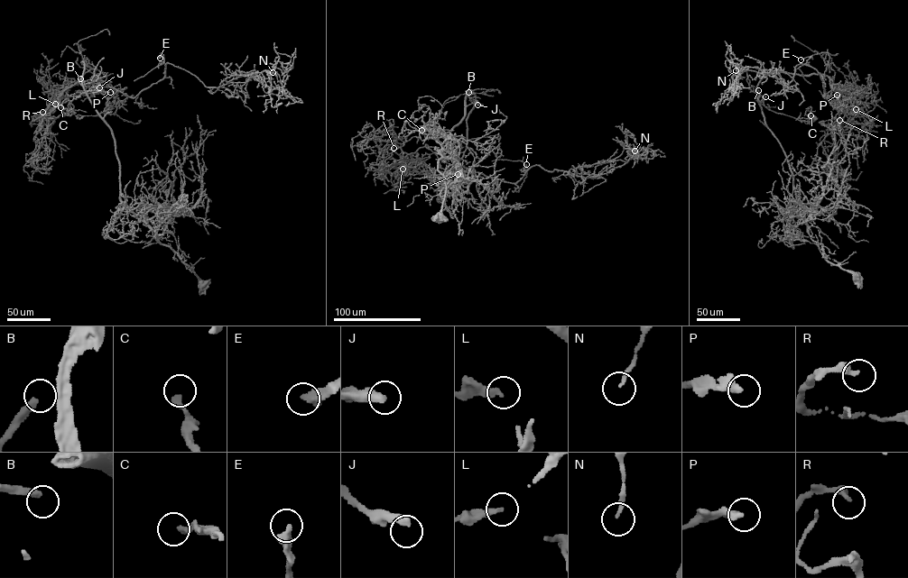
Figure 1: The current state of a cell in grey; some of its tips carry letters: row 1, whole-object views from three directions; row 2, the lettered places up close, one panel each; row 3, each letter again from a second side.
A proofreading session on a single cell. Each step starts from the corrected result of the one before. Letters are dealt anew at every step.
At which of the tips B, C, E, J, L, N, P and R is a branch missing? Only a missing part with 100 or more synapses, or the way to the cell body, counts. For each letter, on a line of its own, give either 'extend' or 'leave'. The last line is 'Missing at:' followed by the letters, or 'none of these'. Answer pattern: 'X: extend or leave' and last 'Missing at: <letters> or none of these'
B: extend
C: leave
E: leave
J: extend
L: leave
N: leave
P: leave
R: leave
Missing at: B, J

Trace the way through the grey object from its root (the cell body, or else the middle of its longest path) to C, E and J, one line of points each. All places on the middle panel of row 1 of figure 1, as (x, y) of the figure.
C: (438, 216), (446, 184), (438, 167), (441, 146), (432, 138), (461, 121), (466, 94), (448, 99), (421, 130)
E: (438, 216), (446, 184), (432, 138), (461, 121), (468, 90), (476, 97), (461, 169), (514, 183), (526, 164)
J: (438, 216), (446, 184), (438, 167), (441, 146), (432, 138), (461, 121), (466, 95), (477, 105)

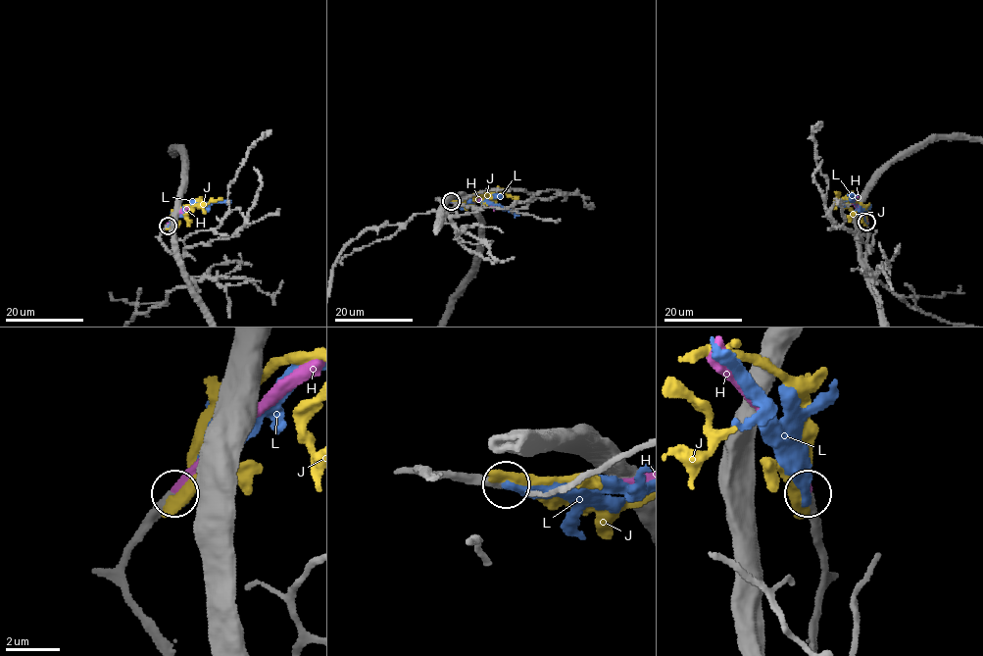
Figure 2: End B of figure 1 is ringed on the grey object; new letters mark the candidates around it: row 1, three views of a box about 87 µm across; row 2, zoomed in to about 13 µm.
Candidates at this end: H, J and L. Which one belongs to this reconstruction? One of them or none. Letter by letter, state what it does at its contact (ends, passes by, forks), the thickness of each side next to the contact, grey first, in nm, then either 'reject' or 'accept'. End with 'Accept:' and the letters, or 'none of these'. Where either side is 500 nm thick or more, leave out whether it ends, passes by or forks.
H: it ends; calibres 340 and 280 nm; accept
J: it ends; calibres 400 and 480 nm; reject
L: it ends; calibres 360 and 380 nm; reject
Accept: H

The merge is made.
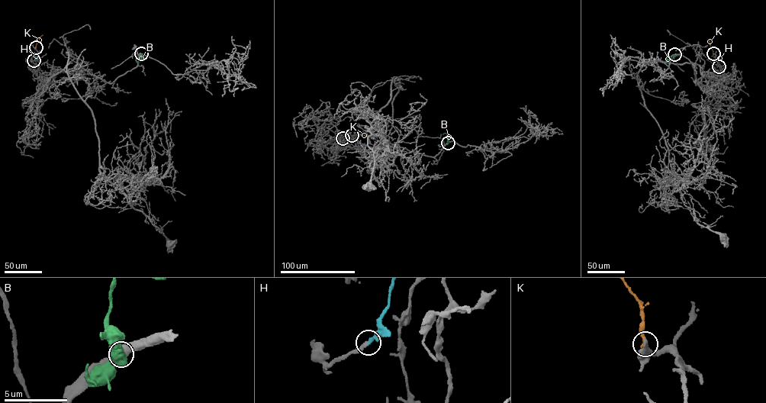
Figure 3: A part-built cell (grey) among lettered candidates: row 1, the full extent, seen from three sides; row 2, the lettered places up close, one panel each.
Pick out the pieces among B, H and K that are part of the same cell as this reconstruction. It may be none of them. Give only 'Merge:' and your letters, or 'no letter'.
Merge: no letter

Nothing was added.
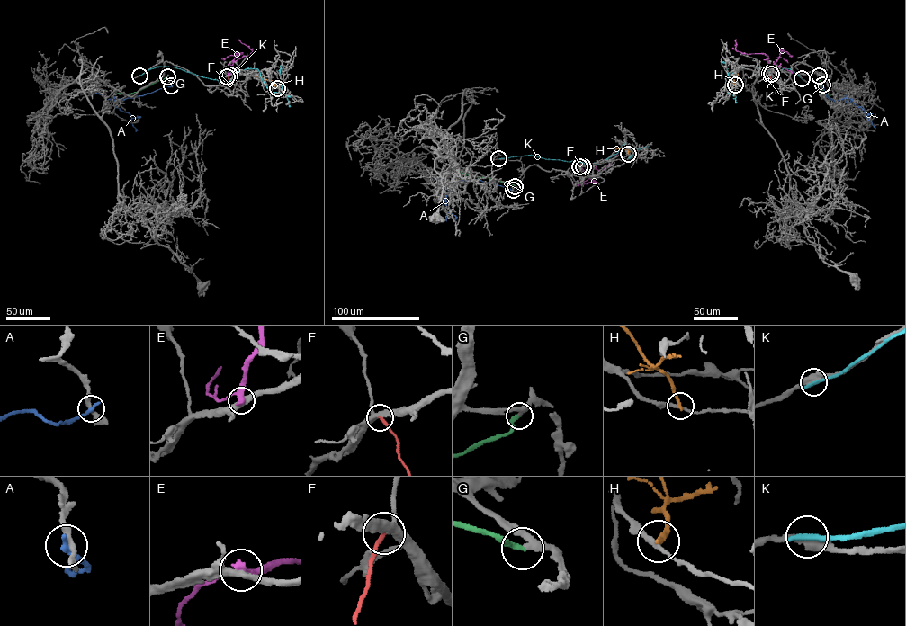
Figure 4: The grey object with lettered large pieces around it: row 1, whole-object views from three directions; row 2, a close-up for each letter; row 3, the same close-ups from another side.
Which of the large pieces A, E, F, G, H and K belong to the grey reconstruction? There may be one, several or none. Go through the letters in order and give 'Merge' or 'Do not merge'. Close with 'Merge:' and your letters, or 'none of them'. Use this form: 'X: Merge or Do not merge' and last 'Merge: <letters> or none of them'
A: Do not merge
E: Do not merge
F: Do not merge
G: Do not merge
H: Do not merge
K: Do not merge
Merge: none of them

